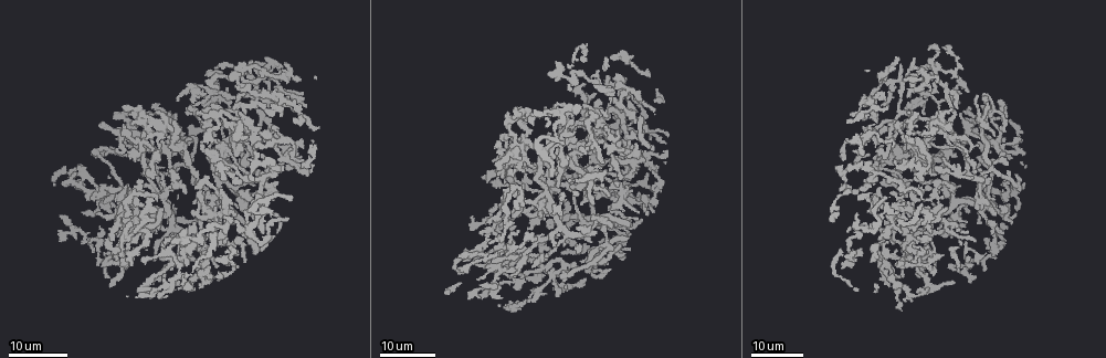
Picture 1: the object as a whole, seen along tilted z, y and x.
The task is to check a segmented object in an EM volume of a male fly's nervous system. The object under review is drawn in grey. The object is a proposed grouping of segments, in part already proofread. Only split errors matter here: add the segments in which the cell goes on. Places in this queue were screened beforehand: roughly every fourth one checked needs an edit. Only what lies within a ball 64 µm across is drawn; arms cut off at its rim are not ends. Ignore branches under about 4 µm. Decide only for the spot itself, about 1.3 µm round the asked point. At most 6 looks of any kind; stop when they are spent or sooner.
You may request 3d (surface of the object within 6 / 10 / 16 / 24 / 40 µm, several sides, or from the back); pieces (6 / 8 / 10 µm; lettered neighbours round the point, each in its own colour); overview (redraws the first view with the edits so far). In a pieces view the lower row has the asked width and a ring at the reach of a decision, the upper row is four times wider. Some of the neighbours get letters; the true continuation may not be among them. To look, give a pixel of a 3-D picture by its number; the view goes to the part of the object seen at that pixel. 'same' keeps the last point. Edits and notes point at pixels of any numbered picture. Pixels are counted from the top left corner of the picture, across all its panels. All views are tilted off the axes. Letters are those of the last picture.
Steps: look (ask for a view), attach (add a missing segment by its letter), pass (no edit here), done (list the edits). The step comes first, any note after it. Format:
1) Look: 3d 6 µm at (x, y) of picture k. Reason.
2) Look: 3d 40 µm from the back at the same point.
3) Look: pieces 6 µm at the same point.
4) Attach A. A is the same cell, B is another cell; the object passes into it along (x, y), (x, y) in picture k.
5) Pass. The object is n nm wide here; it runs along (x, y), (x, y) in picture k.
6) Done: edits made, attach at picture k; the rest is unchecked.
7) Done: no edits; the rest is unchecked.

Look: 3d 16 µm at (596, 166) of picture 1. An open end.

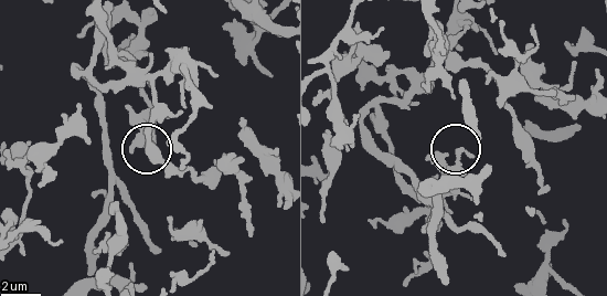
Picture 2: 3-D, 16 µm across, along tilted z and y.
Look: 3d 6 µm at (464, 151) of picture 2.

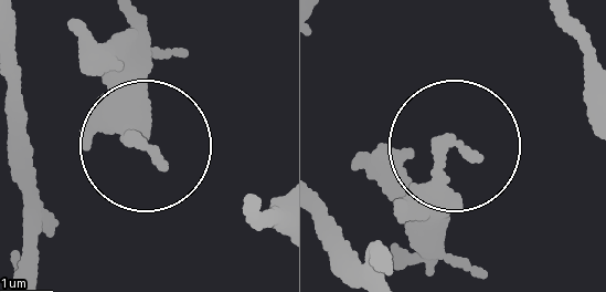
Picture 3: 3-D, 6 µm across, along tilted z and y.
Look: pieces 8 µm at (445, 143) of picture 3. See the neighbours.

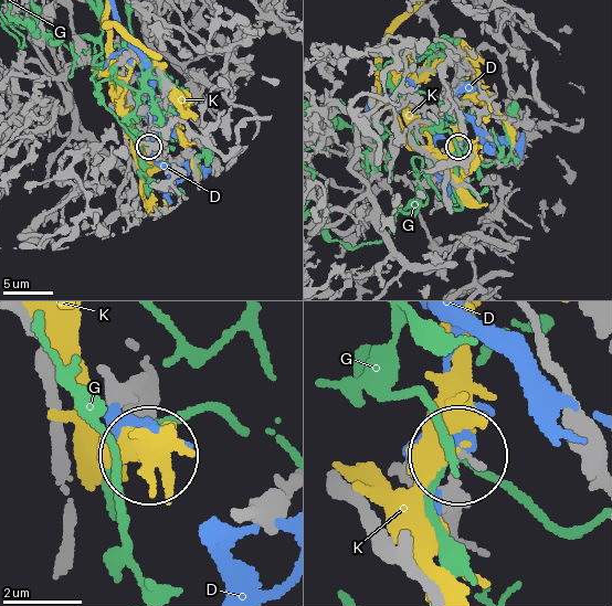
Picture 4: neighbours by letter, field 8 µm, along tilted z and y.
Pass. D, G and K are other cells; no lettered segment goes on from it.

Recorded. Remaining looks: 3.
Look: 3d 16 µm at (171, 130) of picture 1.

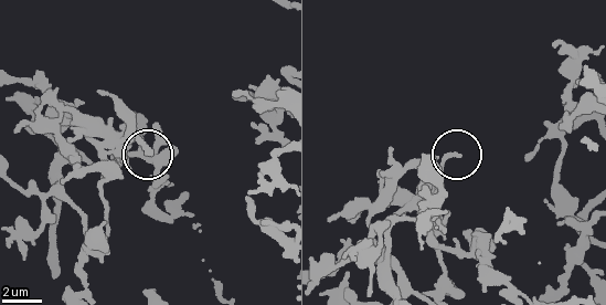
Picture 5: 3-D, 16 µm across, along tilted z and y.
Look: pieces 8 µm at (151, 150) of picture 5.

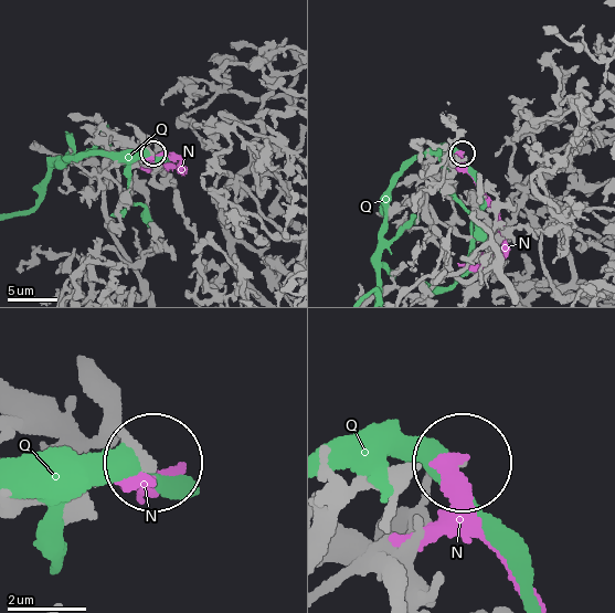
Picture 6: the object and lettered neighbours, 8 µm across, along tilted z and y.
Pass. N and Q are other cells; it runs along (91, 439), (112, 429), (149, 461) in picture 6; none of them fits.

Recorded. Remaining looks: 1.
Done: no edits; the rest is unchecked.

